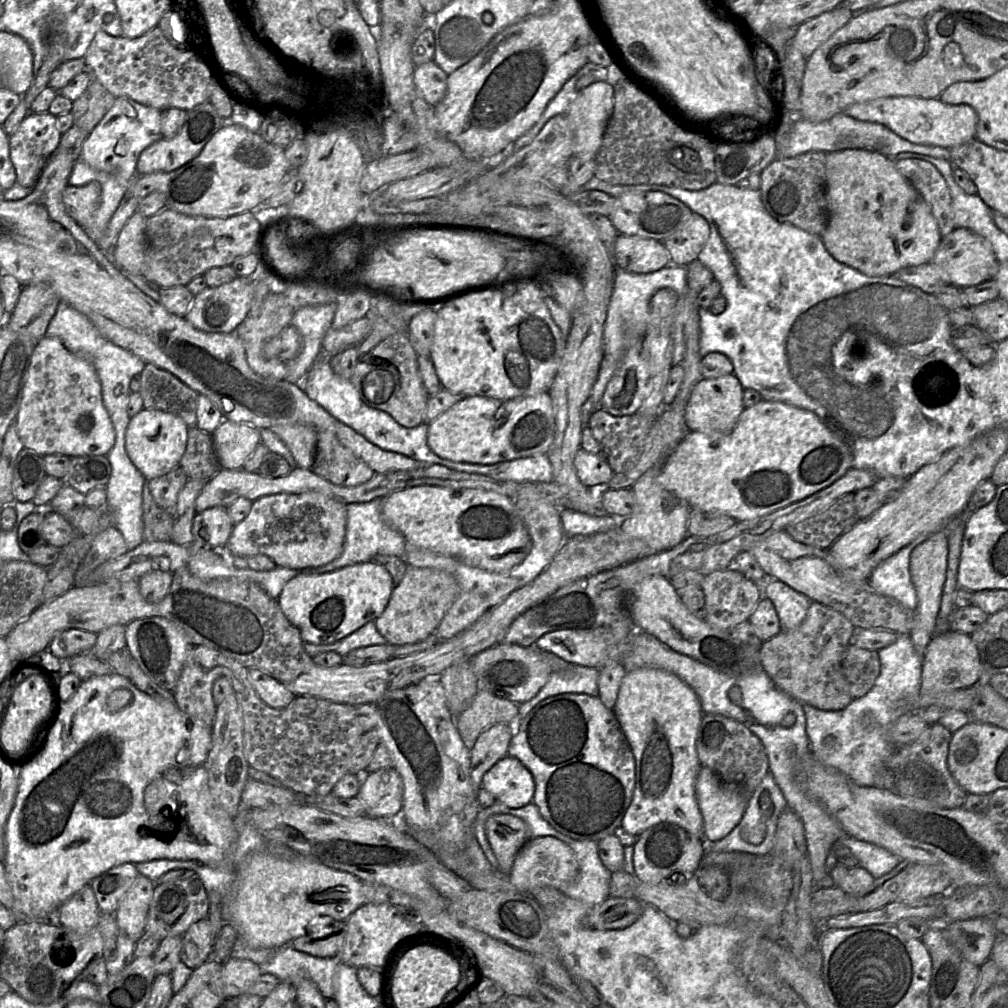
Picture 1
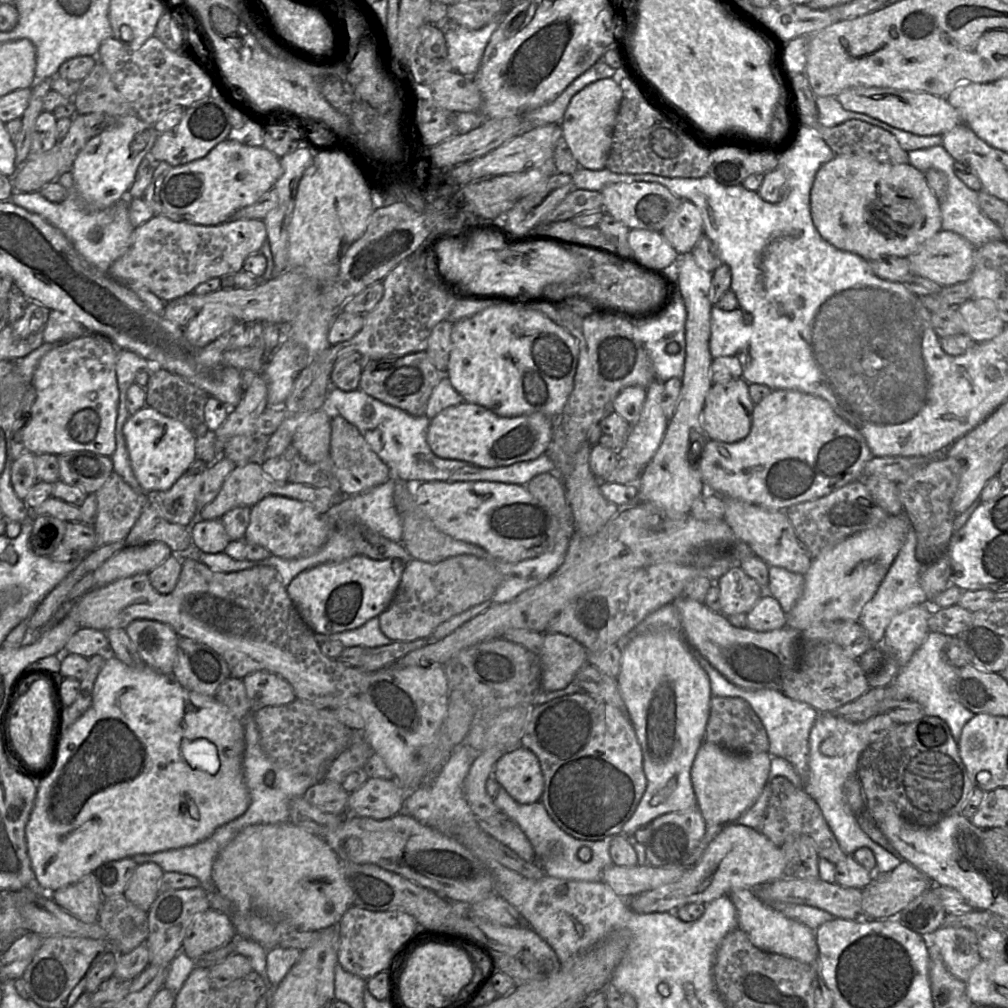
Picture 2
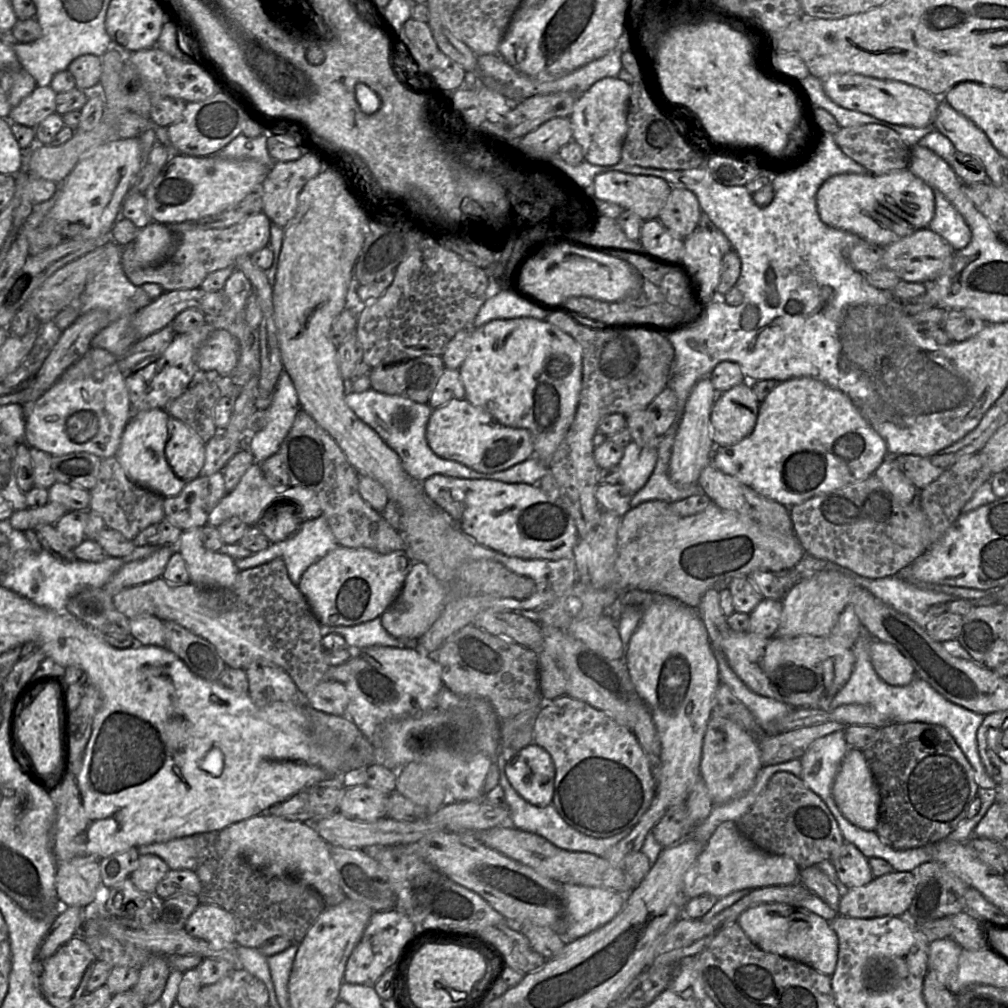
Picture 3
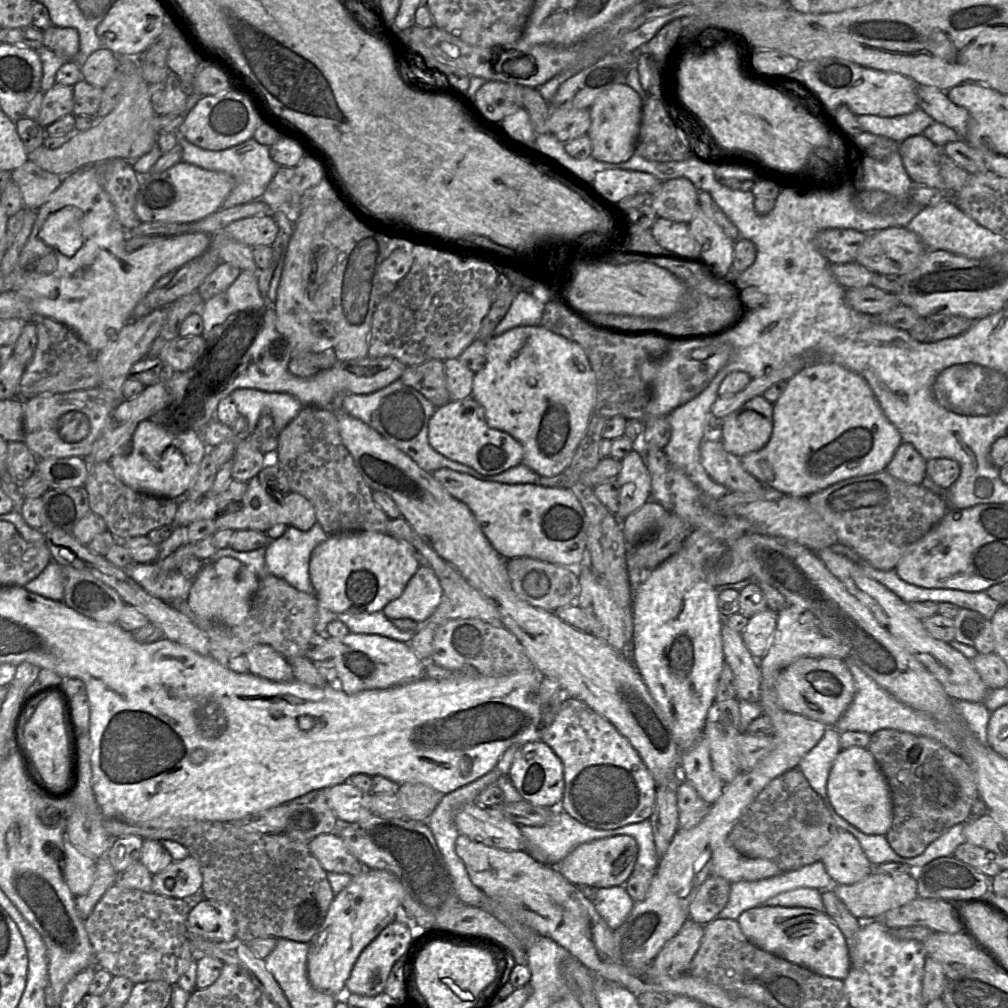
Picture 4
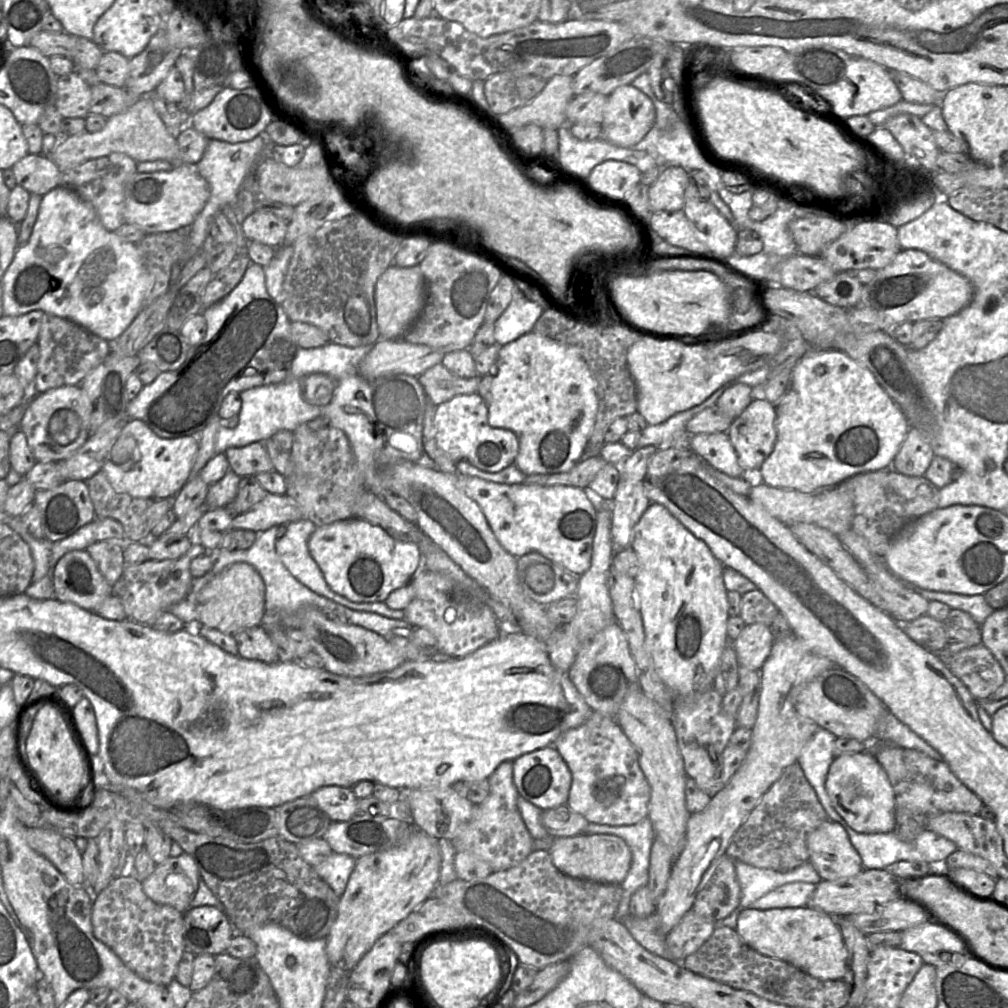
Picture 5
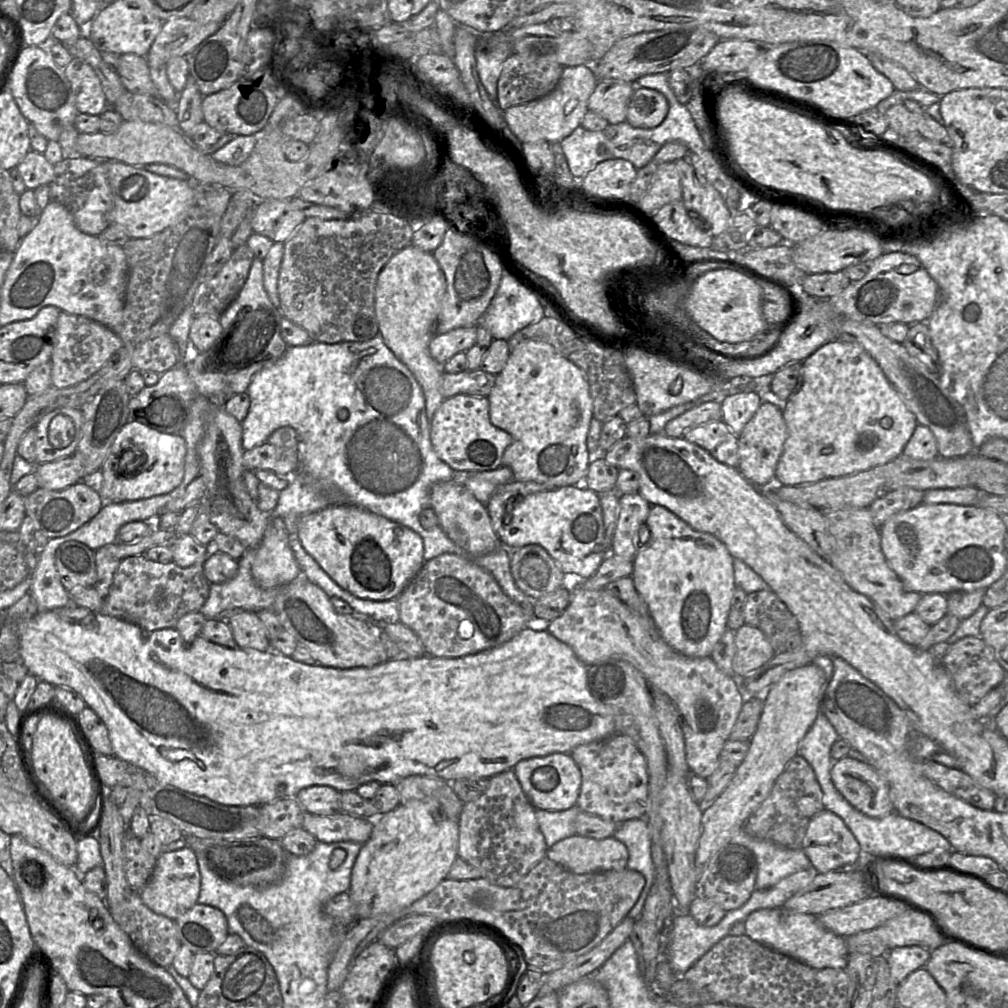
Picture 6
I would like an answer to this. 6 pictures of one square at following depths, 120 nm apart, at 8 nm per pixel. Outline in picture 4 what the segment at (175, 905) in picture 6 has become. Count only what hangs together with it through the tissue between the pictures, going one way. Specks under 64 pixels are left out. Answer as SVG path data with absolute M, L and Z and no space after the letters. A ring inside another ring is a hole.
M190 855L172 861L164 870L152 876L152 892L171 898L188 898L202 886L202 874L197 861Z

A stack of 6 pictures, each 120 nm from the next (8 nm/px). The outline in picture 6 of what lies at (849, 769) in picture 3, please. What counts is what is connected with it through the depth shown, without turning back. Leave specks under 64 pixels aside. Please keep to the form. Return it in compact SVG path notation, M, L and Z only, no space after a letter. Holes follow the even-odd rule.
M848 755L838 759L833 762L831 779L843 797L863 814L880 818L895 812L887 781L868 762Z

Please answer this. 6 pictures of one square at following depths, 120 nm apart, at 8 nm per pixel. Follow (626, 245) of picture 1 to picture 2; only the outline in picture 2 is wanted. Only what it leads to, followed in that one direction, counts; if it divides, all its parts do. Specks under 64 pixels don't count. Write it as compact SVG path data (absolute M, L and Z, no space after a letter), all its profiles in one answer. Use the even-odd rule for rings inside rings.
M630 229L628 244L632 254L642 263L651 267L675 267L680 257L661 232Z

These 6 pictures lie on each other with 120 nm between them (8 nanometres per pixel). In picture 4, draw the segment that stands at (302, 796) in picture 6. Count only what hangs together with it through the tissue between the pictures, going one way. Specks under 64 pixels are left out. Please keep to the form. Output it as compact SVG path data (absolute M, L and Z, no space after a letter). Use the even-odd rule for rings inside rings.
M348 782L325 790L328 802L339 822L350 824L374 815L370 809L371 792L363 792Z

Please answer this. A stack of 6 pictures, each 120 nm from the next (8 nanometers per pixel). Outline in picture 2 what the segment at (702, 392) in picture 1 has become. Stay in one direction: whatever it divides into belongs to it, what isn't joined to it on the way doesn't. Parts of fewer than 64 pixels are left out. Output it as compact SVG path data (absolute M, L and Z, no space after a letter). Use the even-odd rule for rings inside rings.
M743 378L726 383L713 383L701 411L702 426L709 439L732 443L745 438L751 428L754 402L749 395L749 383Z

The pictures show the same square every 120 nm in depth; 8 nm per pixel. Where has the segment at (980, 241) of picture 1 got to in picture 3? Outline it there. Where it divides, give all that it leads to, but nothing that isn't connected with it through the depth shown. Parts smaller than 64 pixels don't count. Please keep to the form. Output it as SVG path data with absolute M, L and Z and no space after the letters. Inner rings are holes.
M928 227L883 248L885 252L882 267L894 271L901 280L912 283L927 283L934 280L946 268L956 252L944 238Z

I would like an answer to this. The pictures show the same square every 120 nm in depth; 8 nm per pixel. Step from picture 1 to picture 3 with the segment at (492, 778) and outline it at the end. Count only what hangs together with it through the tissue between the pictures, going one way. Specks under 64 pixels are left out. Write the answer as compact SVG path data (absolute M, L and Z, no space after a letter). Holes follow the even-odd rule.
M532 743L518 751L505 766L506 776L514 790L535 806L552 804L555 765L550 754Z

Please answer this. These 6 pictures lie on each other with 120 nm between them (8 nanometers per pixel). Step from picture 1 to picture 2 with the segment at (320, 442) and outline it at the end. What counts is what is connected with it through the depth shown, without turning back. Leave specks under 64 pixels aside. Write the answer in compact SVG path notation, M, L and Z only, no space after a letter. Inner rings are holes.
M330 413L329 457L334 465L335 476L344 494L358 494L380 485L391 477L388 466L372 451L358 430L339 414Z

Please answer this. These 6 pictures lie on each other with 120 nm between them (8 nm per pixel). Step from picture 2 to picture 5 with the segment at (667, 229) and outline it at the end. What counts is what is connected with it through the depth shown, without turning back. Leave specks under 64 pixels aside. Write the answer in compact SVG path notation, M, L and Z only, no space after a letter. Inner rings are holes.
M667 167L649 188L652 212L683 210L684 192L690 181L689 174L682 167Z

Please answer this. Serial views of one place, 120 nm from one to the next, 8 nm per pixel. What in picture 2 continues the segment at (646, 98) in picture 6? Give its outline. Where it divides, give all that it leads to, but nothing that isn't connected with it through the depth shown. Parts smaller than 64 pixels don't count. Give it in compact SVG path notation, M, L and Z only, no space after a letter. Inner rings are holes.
M612 78L590 83L570 100L559 126L563 145L569 149L580 167L589 170L605 168L621 100L622 90Z

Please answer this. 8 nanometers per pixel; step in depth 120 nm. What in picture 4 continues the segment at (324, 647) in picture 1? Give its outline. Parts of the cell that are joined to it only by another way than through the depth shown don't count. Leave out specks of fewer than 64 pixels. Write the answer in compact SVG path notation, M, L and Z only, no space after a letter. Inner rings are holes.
M382 611L356 615L340 613L338 620L342 621L352 633L377 634L404 643L408 643L417 632L397 628Z

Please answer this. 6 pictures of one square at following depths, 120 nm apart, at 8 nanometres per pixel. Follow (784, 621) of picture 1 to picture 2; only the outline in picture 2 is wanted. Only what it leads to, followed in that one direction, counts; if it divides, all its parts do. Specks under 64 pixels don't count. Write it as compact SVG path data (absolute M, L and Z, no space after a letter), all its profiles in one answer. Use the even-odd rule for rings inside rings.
M772 566L769 568L769 583L764 593L772 595L788 614L802 595L804 577L803 574Z

